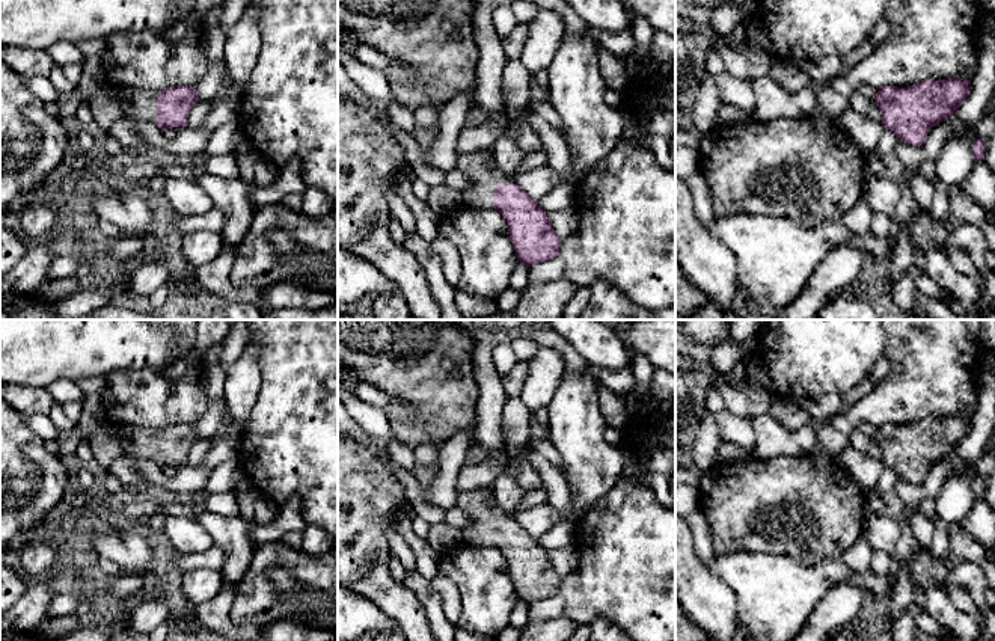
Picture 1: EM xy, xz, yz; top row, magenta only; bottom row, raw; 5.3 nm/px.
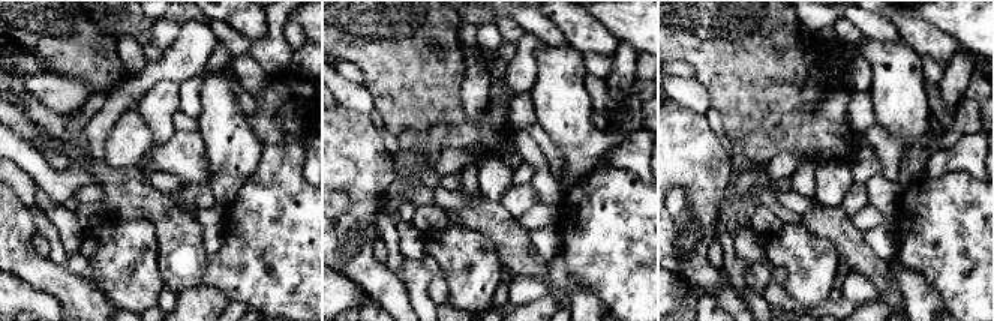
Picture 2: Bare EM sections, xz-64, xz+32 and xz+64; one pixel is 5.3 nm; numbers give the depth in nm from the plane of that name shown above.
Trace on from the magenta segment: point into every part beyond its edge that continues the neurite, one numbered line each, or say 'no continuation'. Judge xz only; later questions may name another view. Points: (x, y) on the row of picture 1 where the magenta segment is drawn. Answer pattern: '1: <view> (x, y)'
1: xz (484, 175)

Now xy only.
1: xy (136, 103)

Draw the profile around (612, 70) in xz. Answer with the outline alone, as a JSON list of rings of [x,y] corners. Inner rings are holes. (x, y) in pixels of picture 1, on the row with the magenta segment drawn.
[[[600,45],[599,68],[606,86],[618,94],[623,94],[629,86],[626,62],[615,57]]]

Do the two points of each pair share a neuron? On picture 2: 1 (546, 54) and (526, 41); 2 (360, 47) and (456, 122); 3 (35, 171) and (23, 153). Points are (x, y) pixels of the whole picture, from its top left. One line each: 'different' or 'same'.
1: different
2: same
3: same

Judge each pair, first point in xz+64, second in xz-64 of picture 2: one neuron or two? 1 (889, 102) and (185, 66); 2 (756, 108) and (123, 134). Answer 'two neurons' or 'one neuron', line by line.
1: two neurons
2: two neurons

